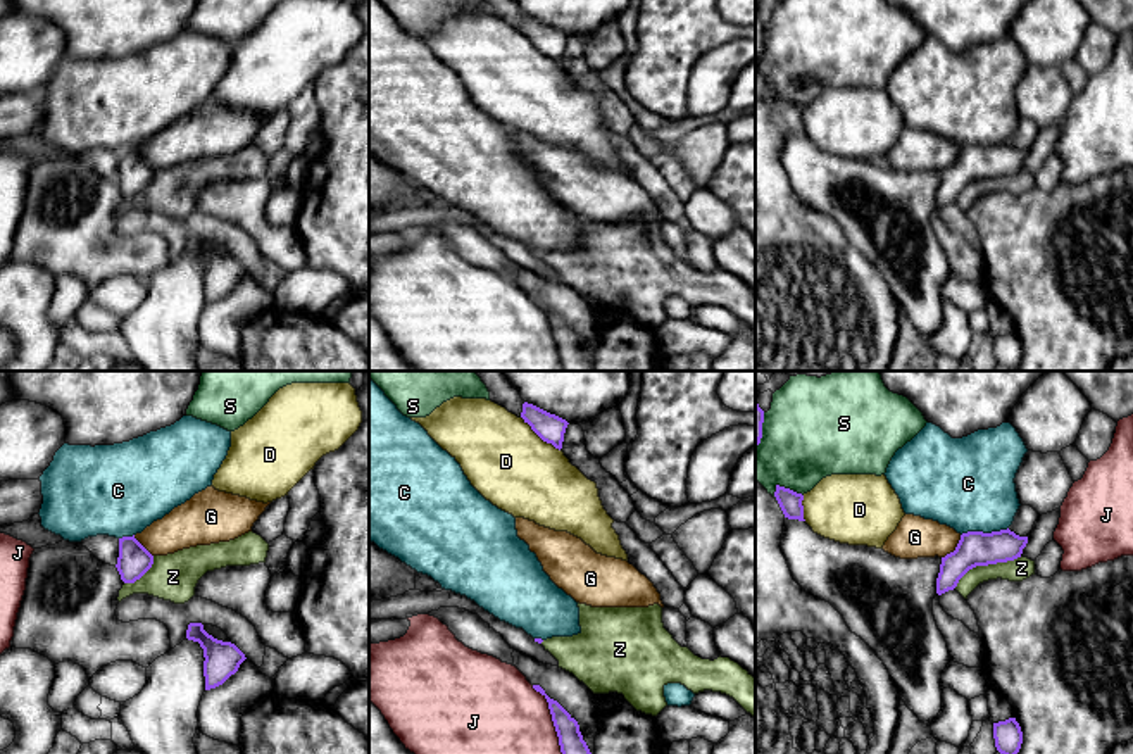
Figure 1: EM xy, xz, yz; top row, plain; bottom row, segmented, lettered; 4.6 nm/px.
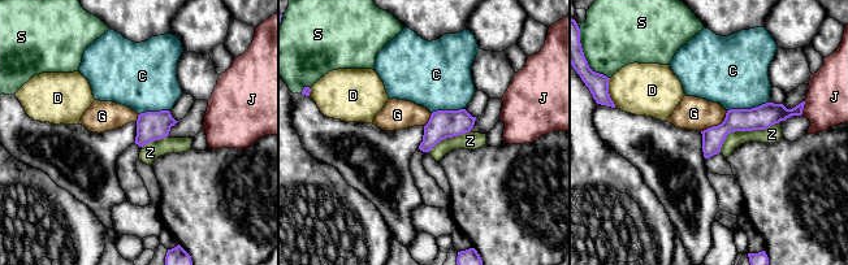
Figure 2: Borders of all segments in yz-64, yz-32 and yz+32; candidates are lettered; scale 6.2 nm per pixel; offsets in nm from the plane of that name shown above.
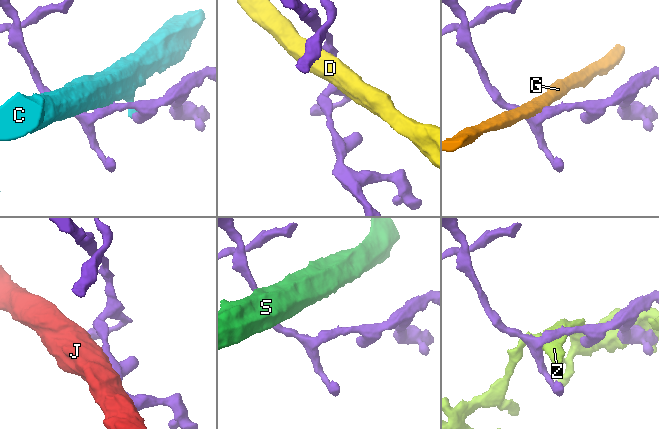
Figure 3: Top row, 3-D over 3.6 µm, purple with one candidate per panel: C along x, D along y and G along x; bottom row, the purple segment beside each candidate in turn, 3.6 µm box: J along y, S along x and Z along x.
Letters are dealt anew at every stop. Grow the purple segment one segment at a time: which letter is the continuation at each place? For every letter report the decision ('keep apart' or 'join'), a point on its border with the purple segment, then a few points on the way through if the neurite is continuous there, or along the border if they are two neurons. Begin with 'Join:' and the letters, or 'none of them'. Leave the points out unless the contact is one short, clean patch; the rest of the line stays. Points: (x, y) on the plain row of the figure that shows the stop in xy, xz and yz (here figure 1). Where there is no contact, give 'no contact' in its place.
Join: C
C: join | yz (982, 145)
D: keep apart | xz (540, 50) | along xz (521, 30), (544, 54), (559, 64)
G: keep apart | yz (956, 163) | along yz (961, 149), (956, 161), (942, 171)
J: keep apart | xz (552, 333)
S: keep apart | yz (787, 102)
Z: keep apart | yz (987, 178)

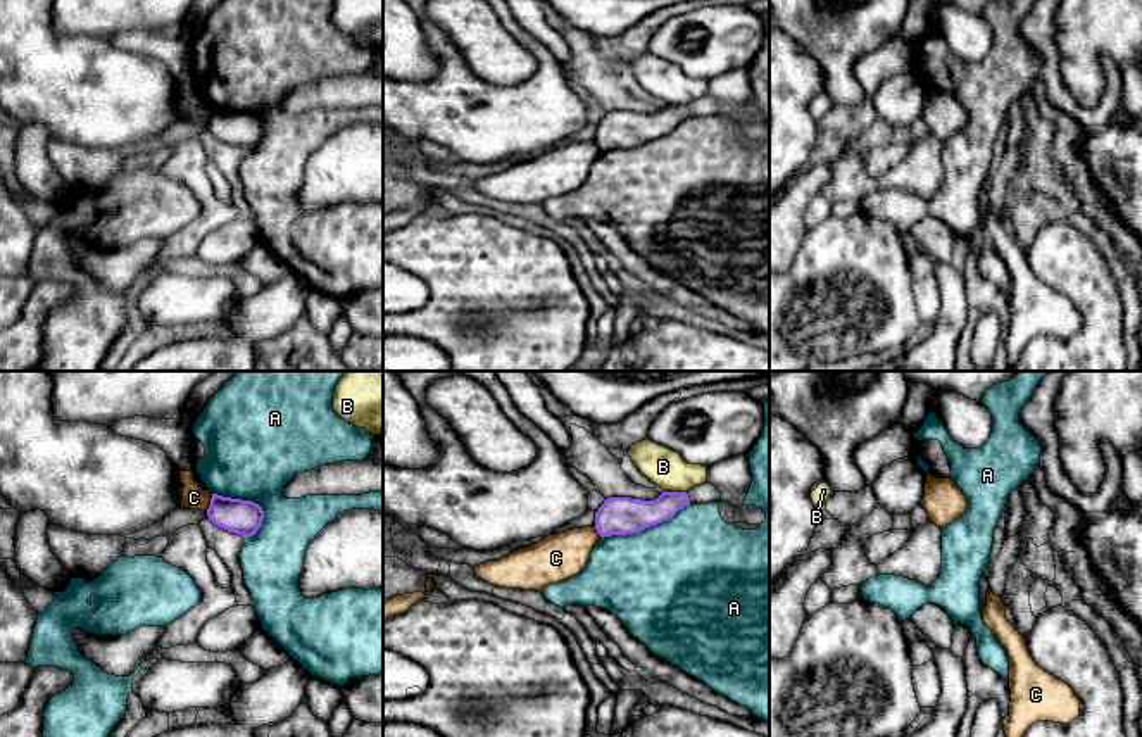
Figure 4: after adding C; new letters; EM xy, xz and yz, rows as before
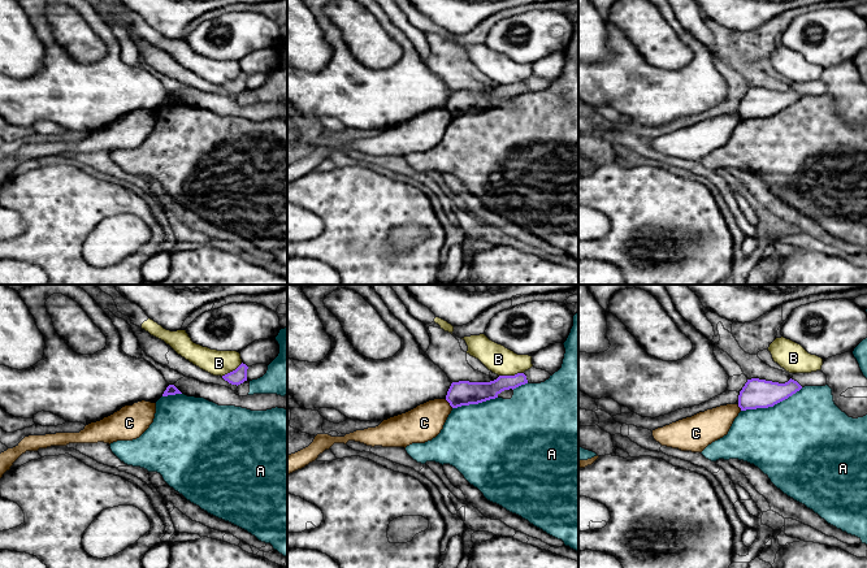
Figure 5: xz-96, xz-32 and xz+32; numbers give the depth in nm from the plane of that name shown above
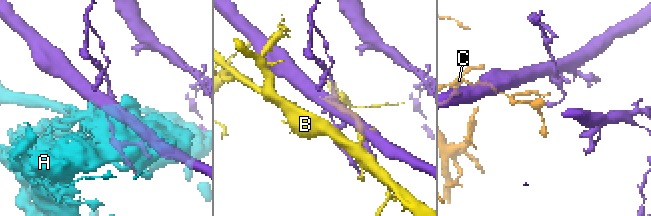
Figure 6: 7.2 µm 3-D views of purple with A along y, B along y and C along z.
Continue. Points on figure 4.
Join: none of them
A: keep apart | xz (646, 140)
B: keep apart | xz (675, 106)
C: keep apart | xy (211, 116) | along xy (213, 107), (211, 118), (206, 123)

